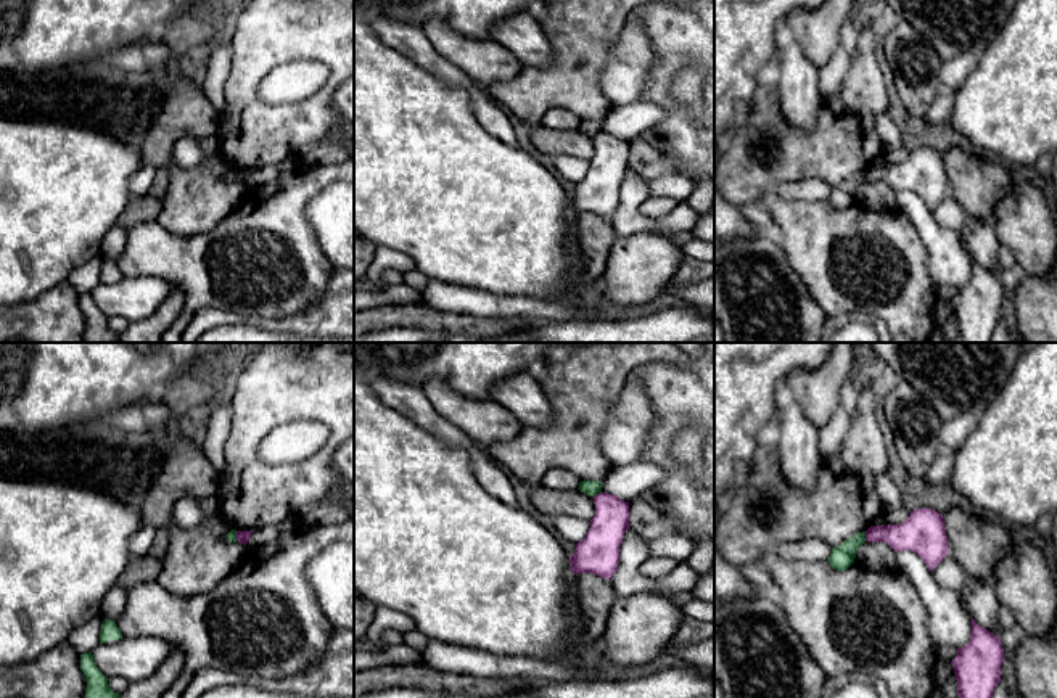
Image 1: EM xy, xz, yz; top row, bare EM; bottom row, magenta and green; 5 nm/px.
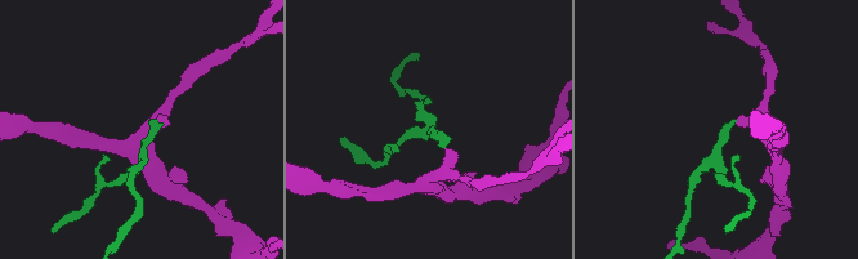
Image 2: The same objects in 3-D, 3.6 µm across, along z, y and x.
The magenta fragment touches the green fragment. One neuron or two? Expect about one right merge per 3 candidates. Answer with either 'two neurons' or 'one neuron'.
two neurons

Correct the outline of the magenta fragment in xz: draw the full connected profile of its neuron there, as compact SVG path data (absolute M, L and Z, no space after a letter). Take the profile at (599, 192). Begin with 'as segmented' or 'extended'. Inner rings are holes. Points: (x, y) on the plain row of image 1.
as segmented; M600 132L594 137L595 156L586 177L570 195L573 214L590 212L610 219L619 204L619 187L629 169L629 142Z

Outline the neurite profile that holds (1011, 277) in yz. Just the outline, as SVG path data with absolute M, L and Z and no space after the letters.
M1018 264L1002 270L999 273L999 280L1001 280L1004 293L1015 291L1017 285L1022 281L1023 277L1025 277L1025 270Z

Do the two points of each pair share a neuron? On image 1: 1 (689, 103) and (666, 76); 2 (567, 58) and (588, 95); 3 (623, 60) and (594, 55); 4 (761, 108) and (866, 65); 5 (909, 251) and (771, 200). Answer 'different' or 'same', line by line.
1: different
2: same
3: different
4: same
5: same

